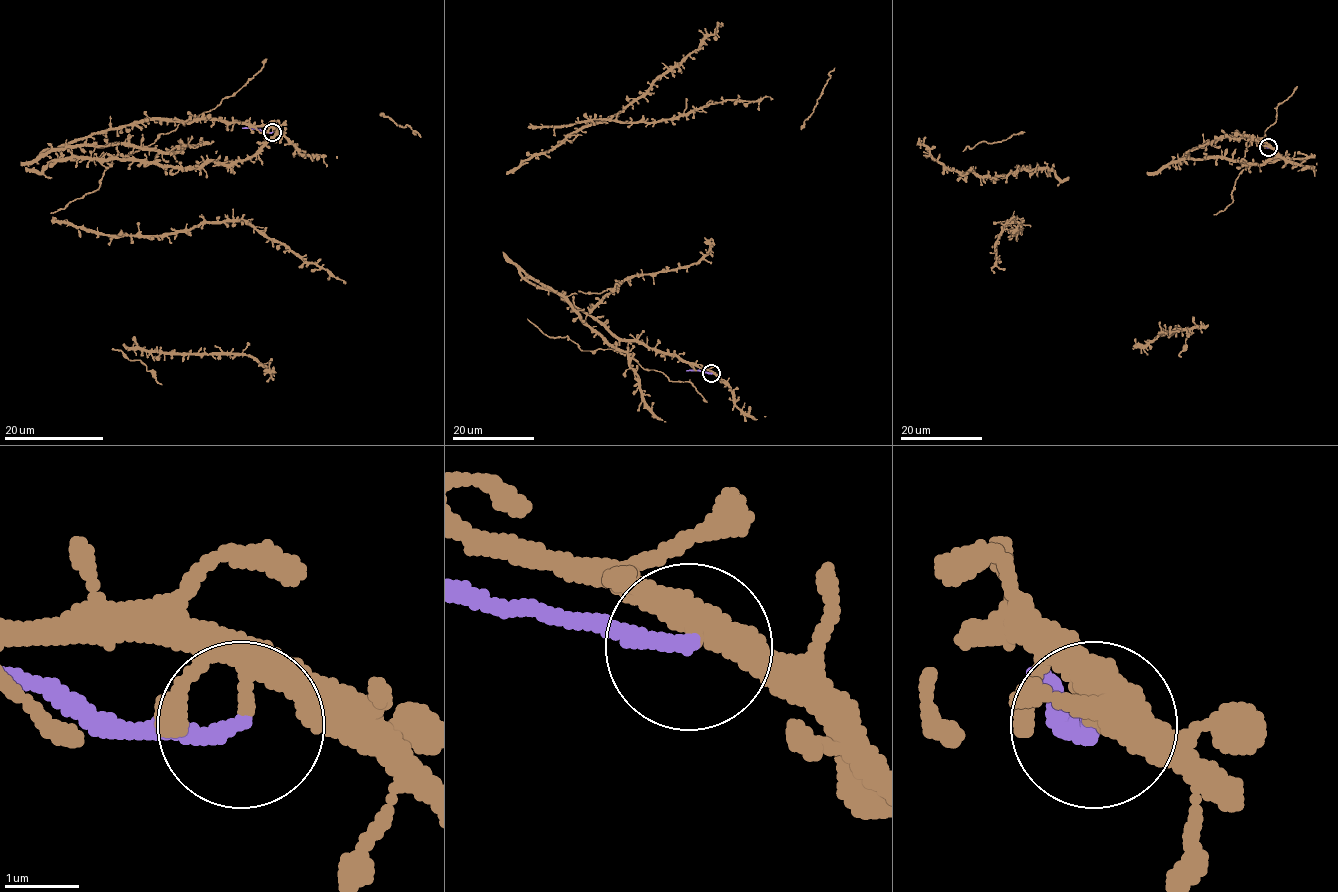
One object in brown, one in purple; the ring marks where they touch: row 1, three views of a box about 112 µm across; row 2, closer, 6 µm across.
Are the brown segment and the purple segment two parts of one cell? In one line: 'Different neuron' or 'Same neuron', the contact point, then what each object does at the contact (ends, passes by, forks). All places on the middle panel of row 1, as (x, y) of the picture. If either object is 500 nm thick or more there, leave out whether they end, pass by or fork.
Different neuron. Place: (711, 373). At the ring brown passes by. At the ring purple ends

